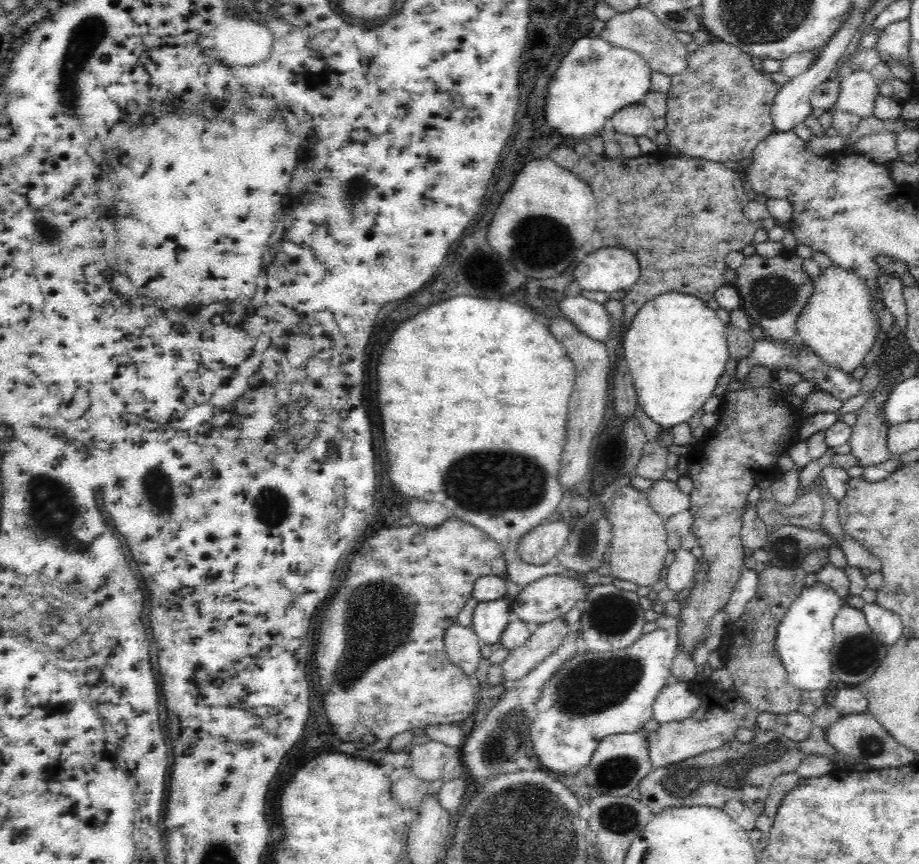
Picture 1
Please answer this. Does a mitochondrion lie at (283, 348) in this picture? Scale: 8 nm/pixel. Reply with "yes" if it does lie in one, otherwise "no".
no

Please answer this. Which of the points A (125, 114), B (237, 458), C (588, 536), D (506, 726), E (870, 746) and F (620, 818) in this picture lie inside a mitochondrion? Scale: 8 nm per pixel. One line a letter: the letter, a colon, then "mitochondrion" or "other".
A: other
B: other
C: mitochondrion
D: mitochondrion
E: mitochondrion
F: mitochondrion

